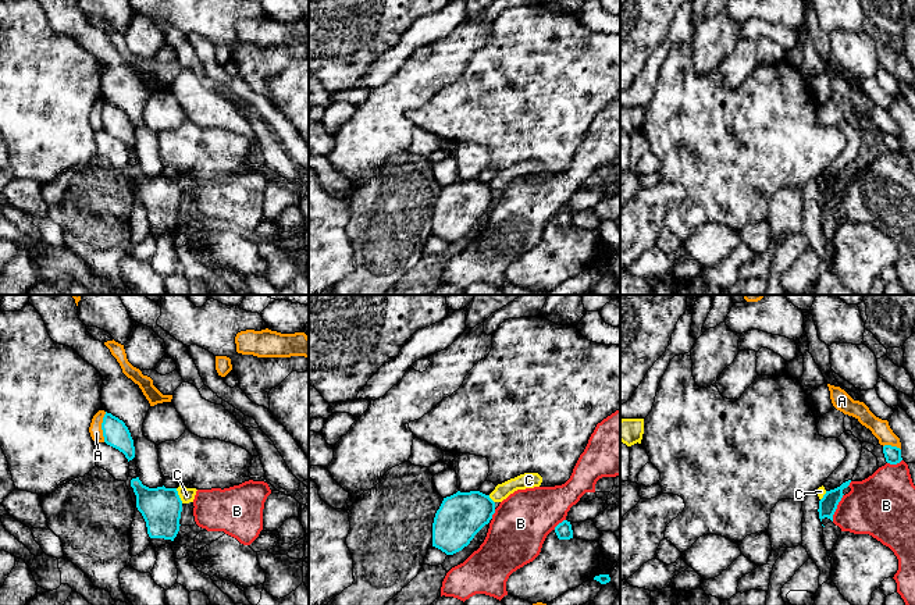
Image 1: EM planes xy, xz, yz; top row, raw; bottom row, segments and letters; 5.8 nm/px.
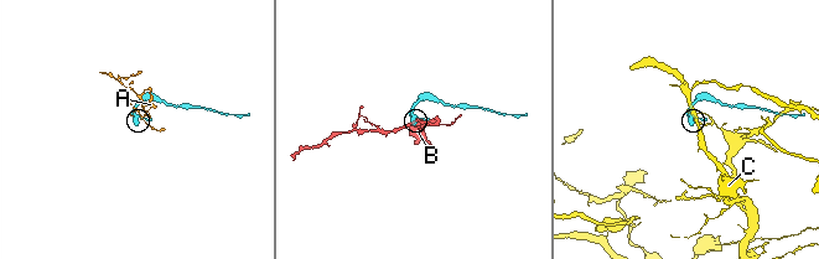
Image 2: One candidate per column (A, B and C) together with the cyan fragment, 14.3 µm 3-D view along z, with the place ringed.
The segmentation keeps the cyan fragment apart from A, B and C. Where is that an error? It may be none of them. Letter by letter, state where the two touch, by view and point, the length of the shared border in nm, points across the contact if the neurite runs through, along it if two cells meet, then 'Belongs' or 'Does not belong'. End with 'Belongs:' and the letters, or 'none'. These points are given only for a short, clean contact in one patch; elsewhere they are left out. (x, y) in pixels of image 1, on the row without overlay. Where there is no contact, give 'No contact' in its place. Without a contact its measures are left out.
A: Touches cyan at xy (102, 116). Shared border 180 nm. Does not belong
B: Touches cyan at yz (836, 196). Shared border 170 nm. Does not belong
C: Touches cyan at xy (178, 184). Shared border 100 nm. Boundary: xy (175, 177), (182, 191). Does not belong
Belongs: none

